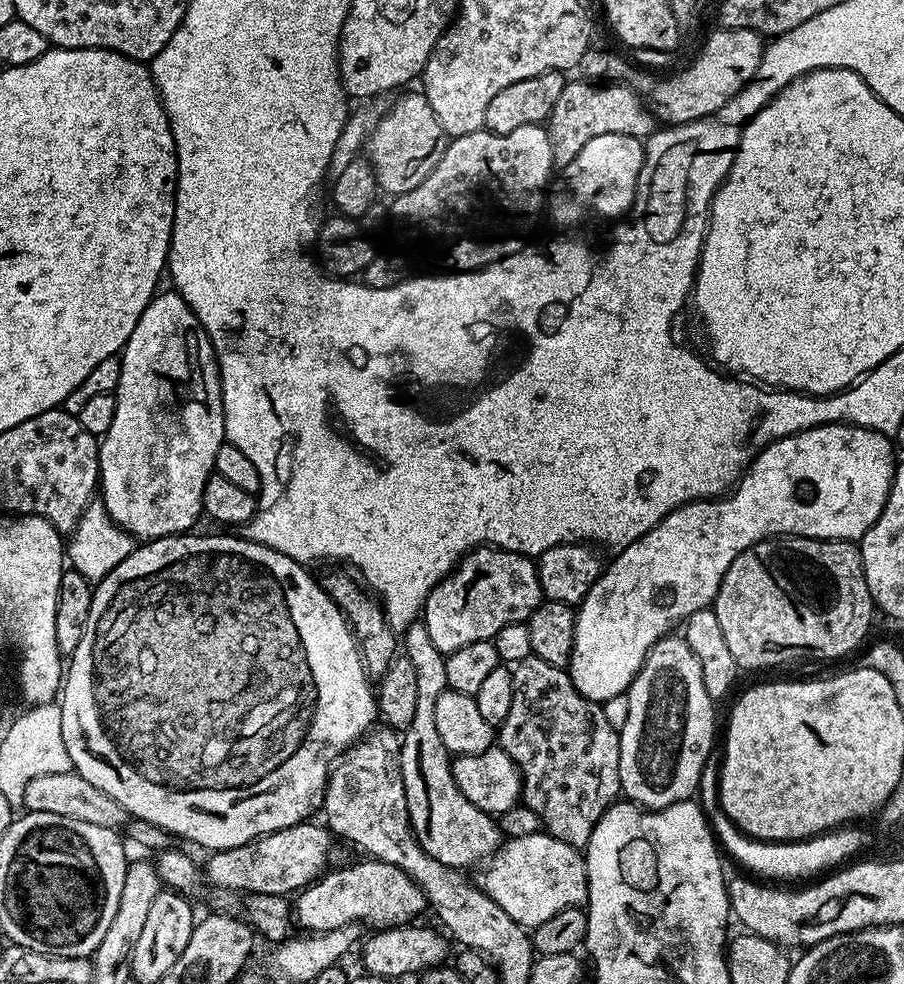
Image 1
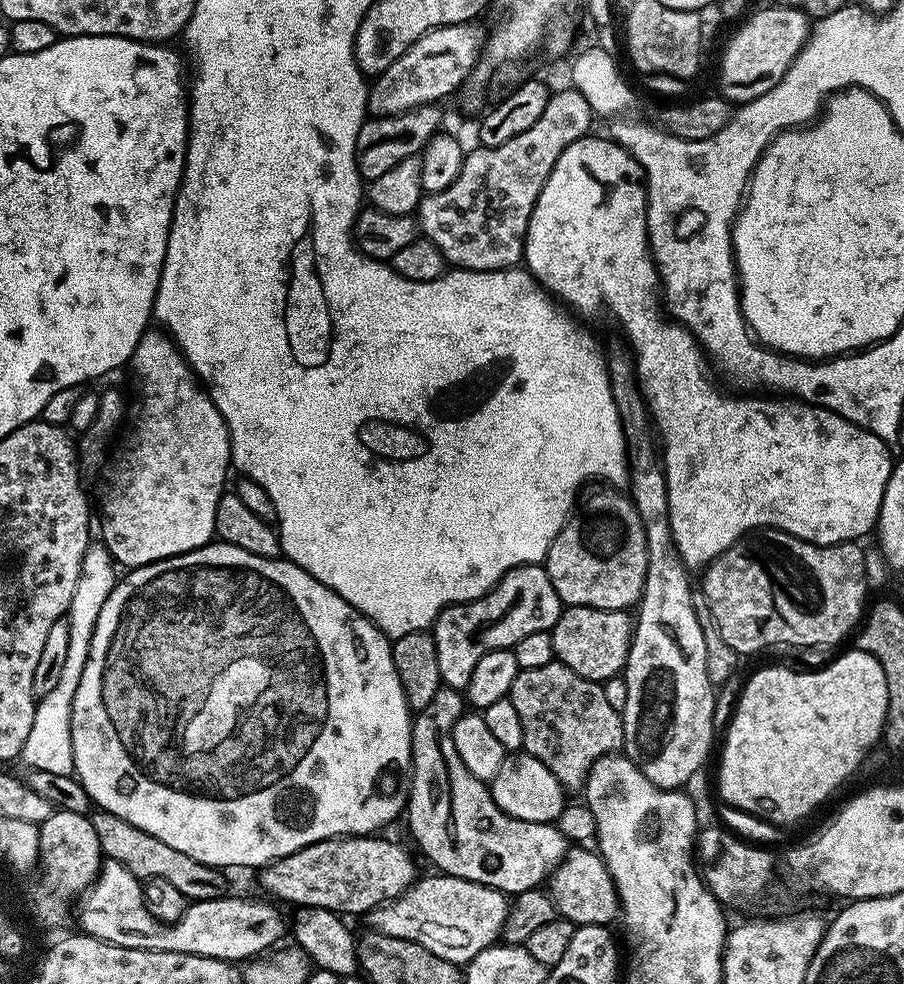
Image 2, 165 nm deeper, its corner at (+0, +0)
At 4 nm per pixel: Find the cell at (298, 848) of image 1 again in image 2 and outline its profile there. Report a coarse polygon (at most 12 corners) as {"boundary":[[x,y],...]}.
{"boundary":[[376,834],[314,842],[264,865],[277,901],[367,914],[418,879]]}

